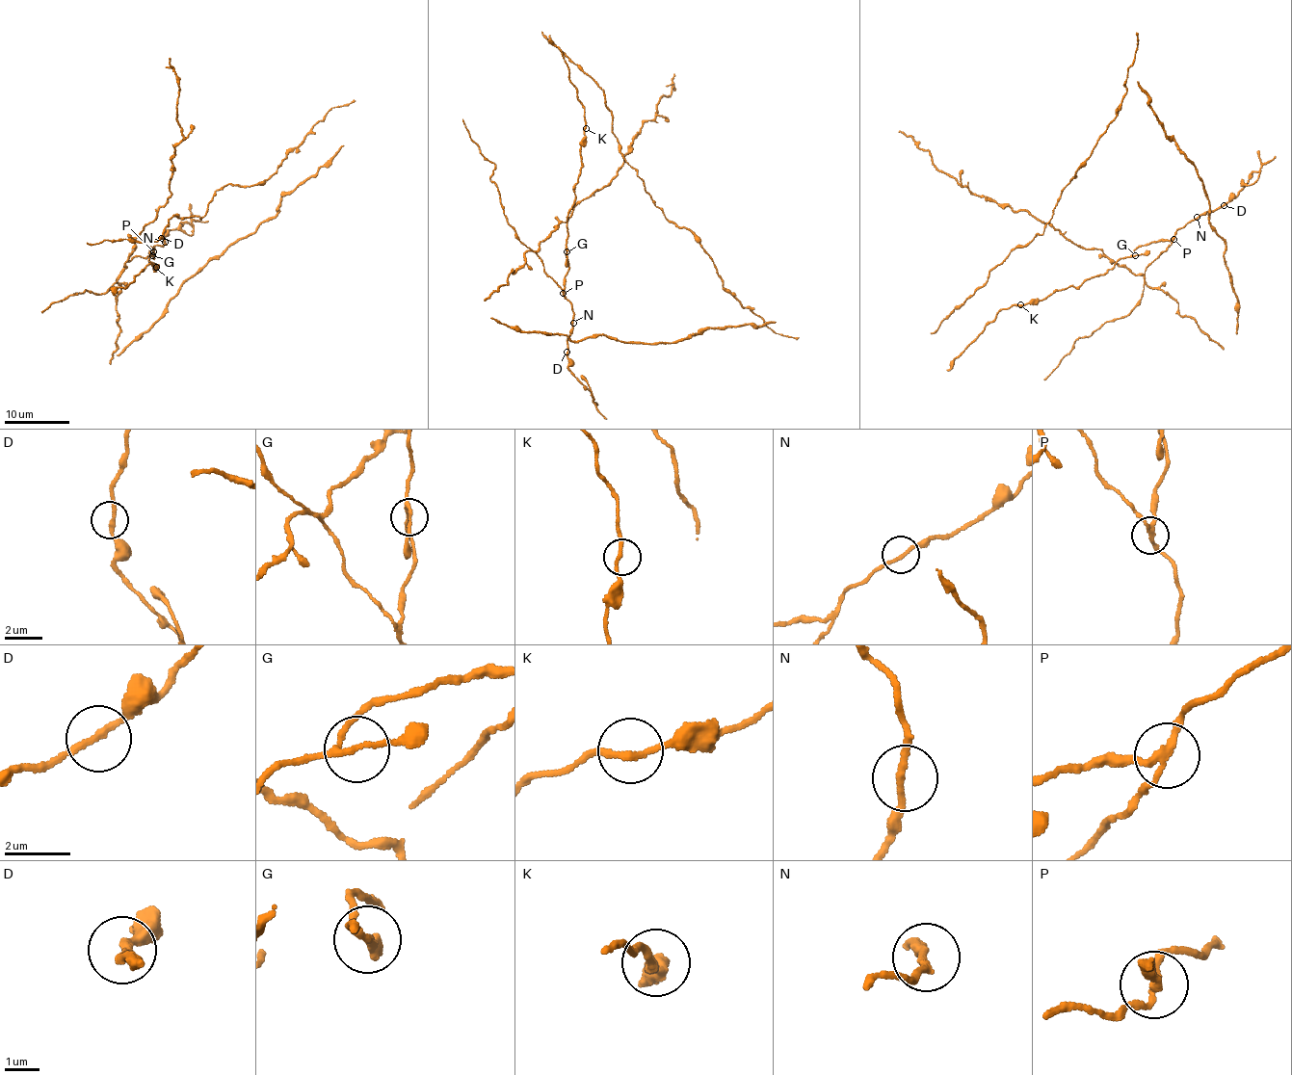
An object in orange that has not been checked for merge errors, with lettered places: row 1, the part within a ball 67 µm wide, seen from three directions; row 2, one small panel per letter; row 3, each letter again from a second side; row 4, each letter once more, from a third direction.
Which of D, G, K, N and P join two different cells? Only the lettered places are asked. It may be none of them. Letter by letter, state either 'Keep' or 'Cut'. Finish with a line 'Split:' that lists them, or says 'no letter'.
D: Keep
G: Keep
K: Keep
N: Keep
P: Cut
Split: P

